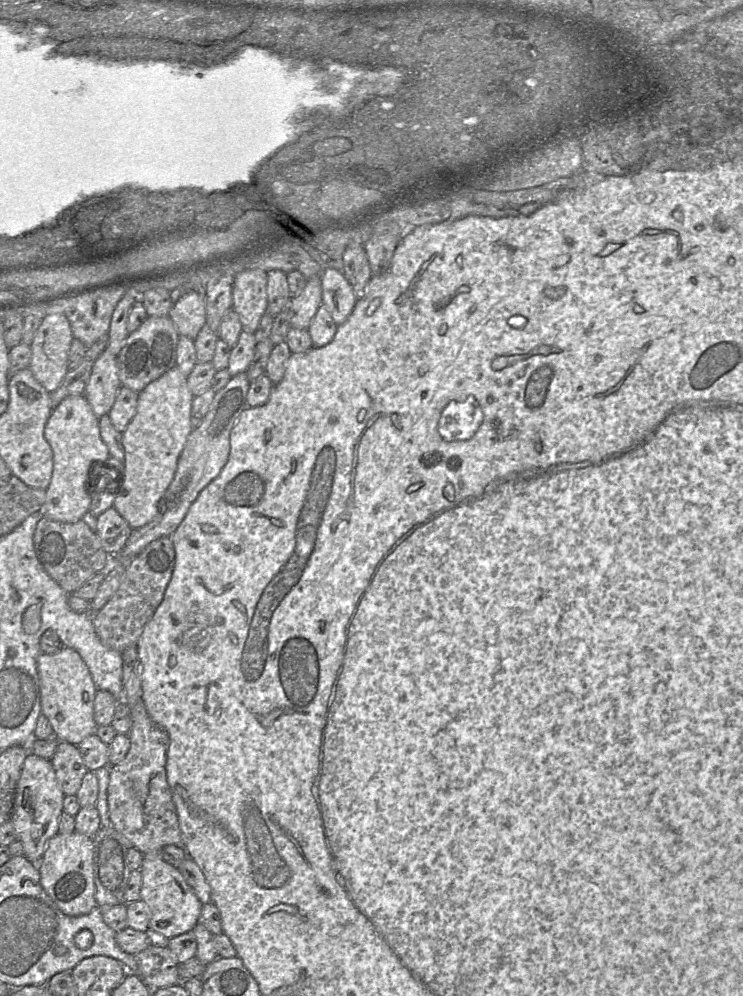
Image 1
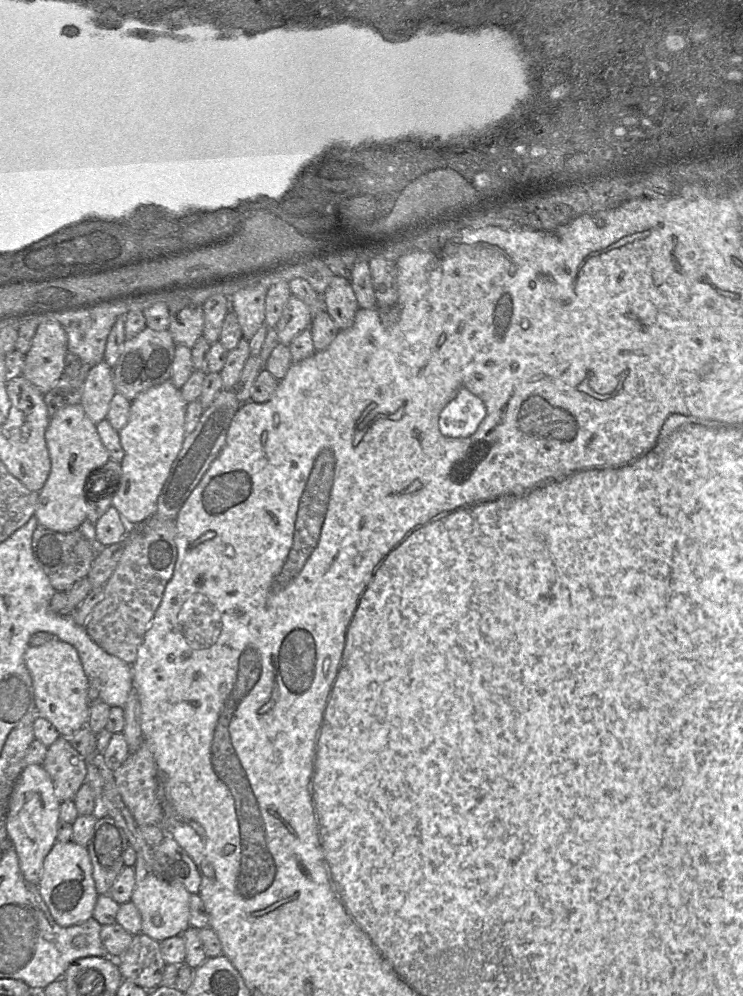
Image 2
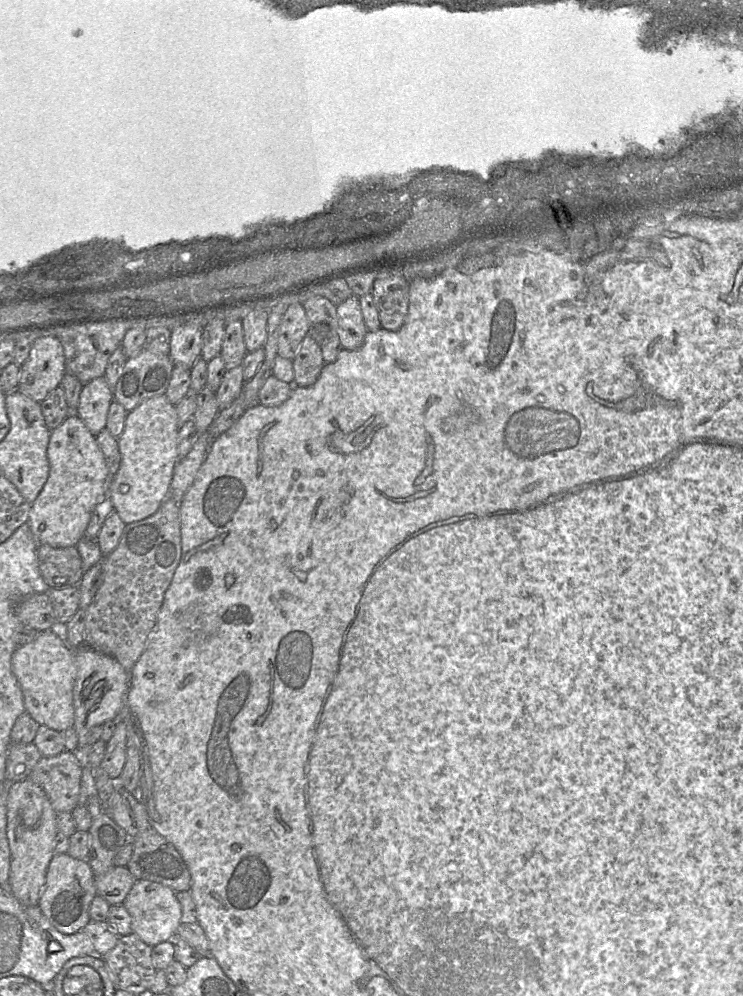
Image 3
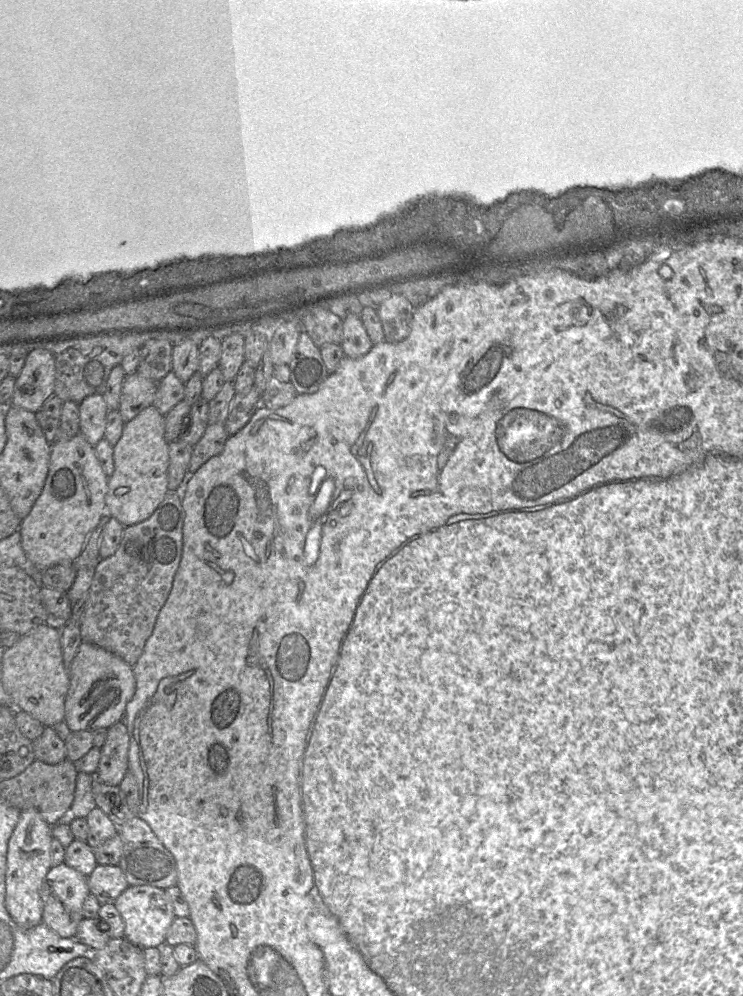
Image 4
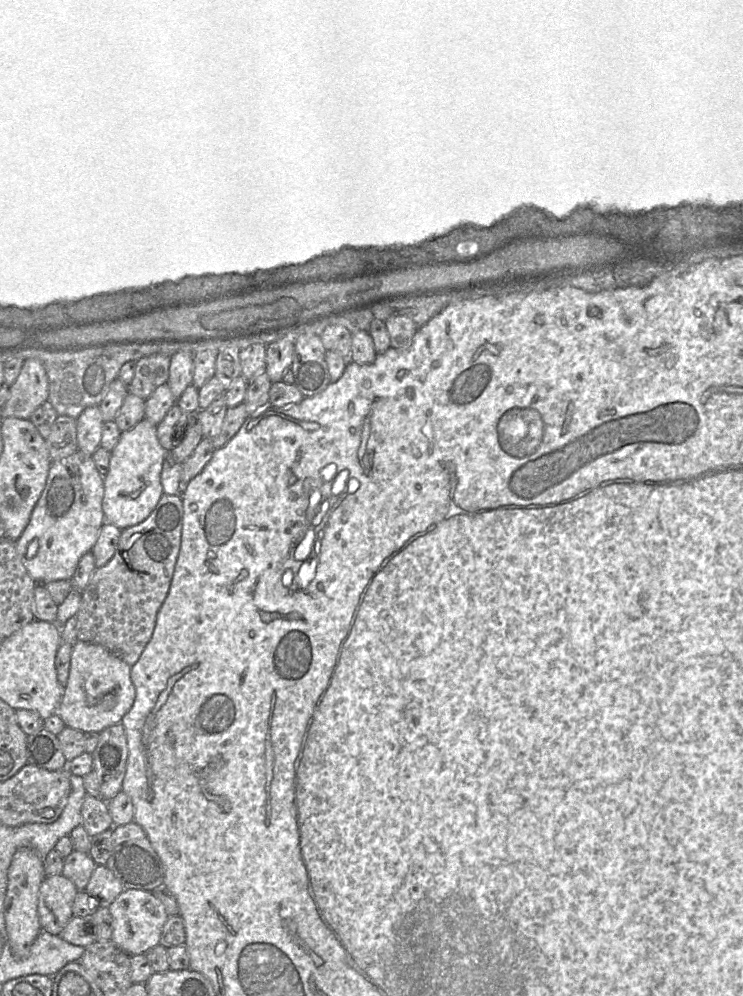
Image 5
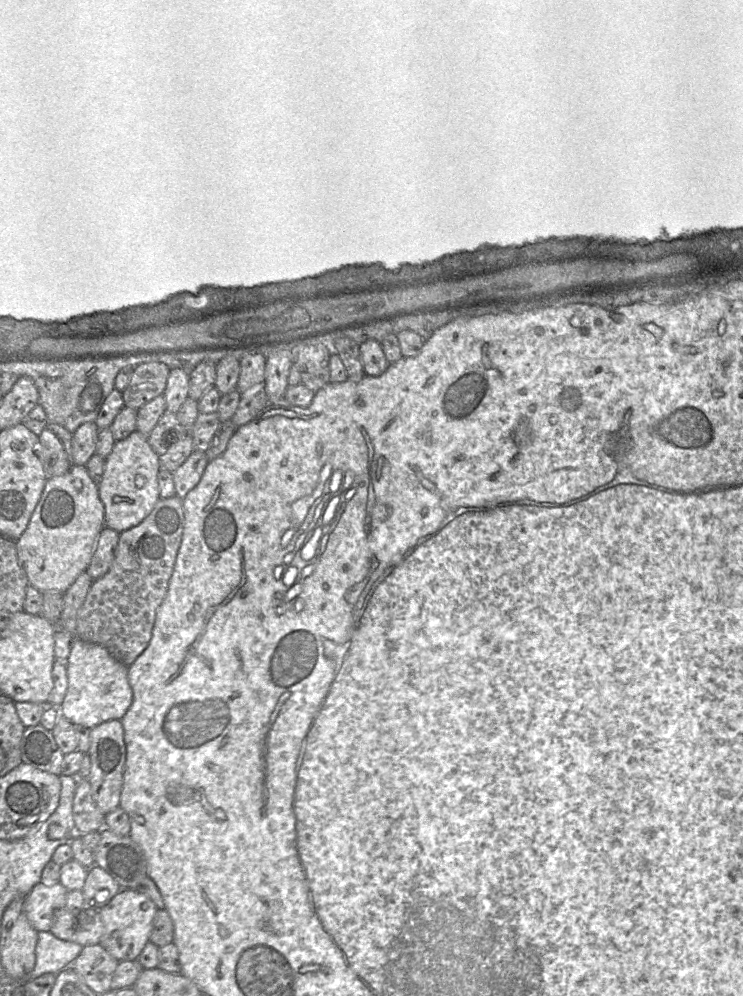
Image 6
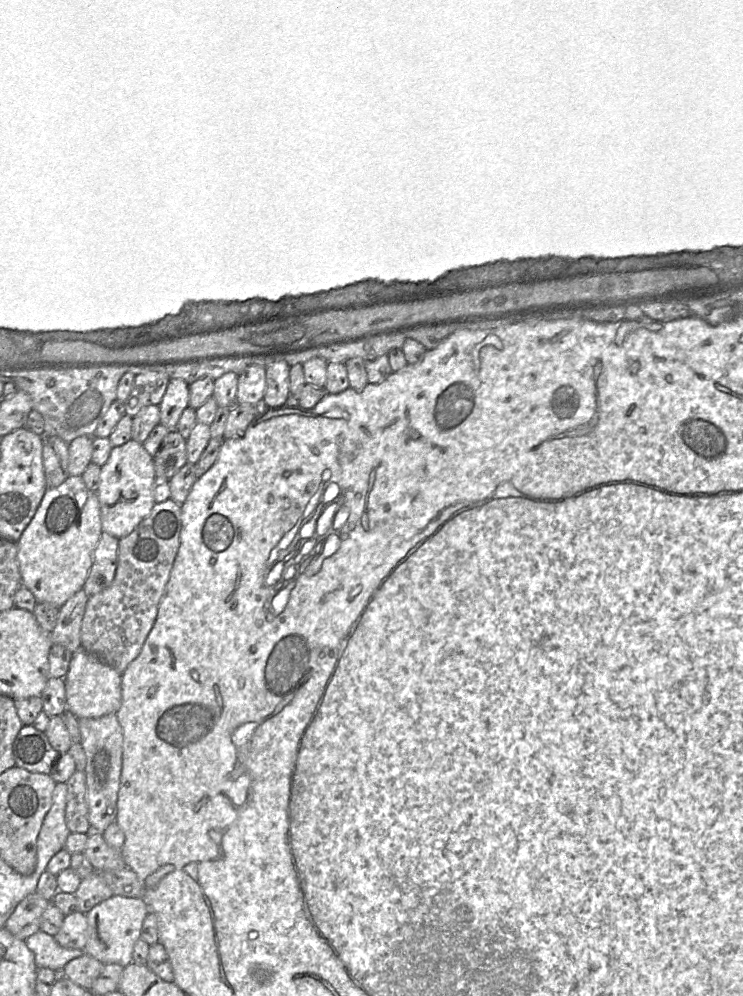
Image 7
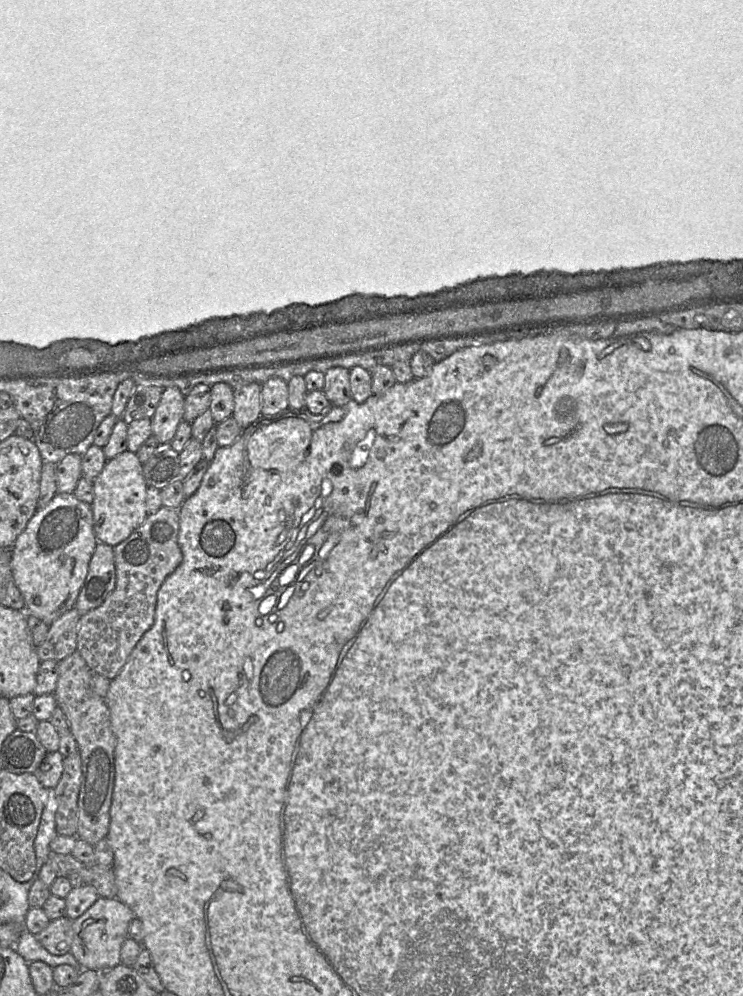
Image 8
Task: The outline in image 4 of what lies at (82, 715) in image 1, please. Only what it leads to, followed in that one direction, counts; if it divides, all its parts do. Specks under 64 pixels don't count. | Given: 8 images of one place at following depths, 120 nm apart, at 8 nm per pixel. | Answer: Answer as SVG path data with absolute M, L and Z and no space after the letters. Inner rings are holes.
M44 623L21 636L19 641L6 648L2 657L2 684L11 698L12 707L30 714L45 727L64 721L65 699L70 685L69 668L63 661L61 647L61 629L56 629Z

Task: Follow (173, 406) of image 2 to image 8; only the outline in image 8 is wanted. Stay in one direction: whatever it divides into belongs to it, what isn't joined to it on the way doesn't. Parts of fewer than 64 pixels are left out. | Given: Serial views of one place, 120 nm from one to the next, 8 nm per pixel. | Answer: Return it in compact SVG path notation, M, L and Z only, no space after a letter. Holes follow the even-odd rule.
M128 450L107 460L104 468L92 481L94 499L91 503L94 533L98 542L116 546L128 538L148 516L146 506L147 485L142 471L143 464L136 453Z

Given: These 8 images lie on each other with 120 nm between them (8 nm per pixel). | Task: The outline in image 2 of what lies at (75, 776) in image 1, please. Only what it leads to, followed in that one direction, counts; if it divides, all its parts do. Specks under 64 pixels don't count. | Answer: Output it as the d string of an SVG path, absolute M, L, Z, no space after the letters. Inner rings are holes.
M60 736L49 746L41 765L49 774L60 803L73 800L86 779L87 765L68 739Z

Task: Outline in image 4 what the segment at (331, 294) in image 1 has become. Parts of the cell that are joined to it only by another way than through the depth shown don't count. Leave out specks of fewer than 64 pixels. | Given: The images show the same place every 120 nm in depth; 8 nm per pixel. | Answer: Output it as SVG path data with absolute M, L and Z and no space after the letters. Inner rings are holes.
M348 314L343 320L343 337L341 347L344 354L357 359L367 354L373 346L360 316Z

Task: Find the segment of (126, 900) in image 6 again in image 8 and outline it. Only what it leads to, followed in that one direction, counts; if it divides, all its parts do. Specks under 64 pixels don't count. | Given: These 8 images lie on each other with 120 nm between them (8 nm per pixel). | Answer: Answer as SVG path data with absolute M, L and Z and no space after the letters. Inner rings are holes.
M99 897L81 916L73 920L73 940L70 953L84 969L104 972L121 963L120 950L128 937L128 927L134 918L132 910L117 898Z

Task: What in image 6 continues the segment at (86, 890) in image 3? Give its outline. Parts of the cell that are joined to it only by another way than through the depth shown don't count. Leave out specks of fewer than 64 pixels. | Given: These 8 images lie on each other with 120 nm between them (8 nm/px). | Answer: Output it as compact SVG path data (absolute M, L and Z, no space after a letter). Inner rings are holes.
M60 883L36 884L26 896L24 912L31 925L39 931L50 931L56 910L66 908L68 890Z

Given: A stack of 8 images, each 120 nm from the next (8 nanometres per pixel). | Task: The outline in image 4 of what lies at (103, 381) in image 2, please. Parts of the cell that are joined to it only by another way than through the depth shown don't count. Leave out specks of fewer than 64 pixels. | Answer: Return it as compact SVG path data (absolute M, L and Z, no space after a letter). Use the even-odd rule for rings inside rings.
M102 394L88 396L79 404L80 434L92 446L104 438L108 411Z

